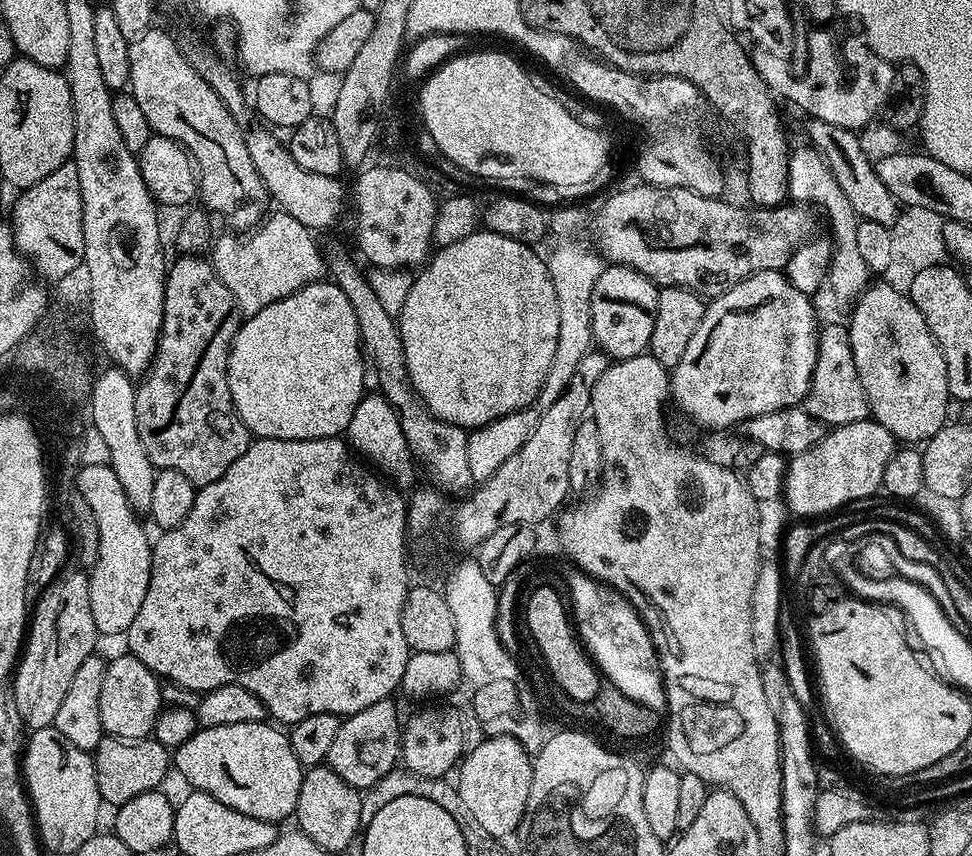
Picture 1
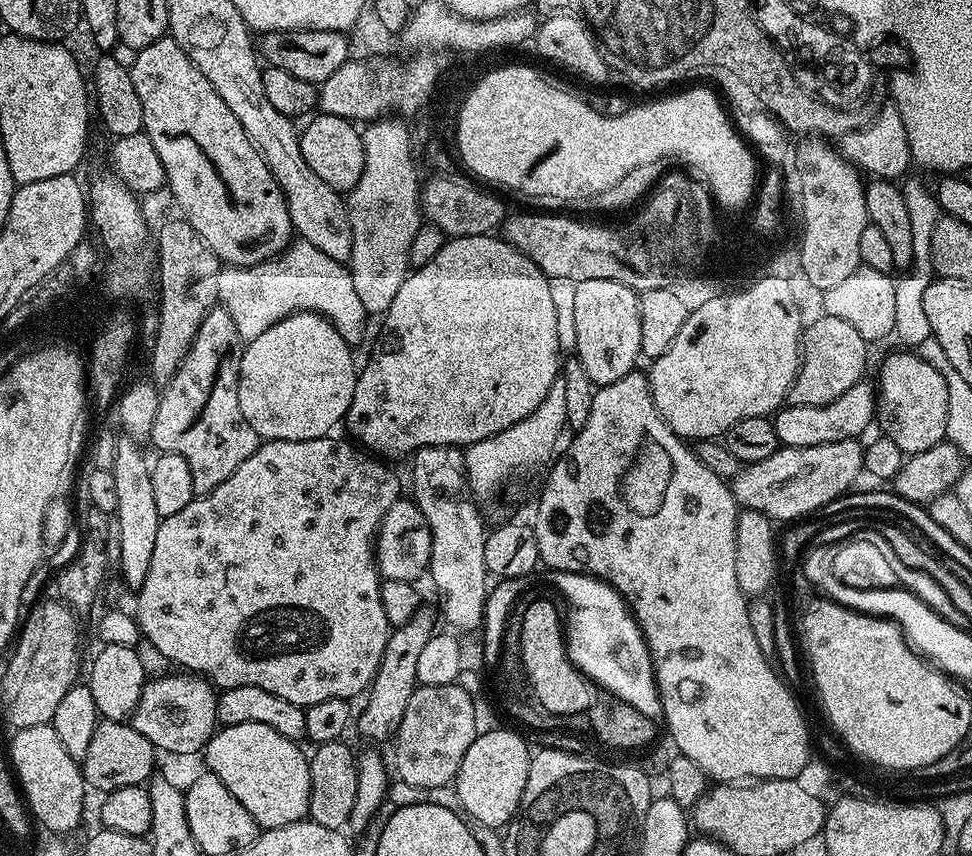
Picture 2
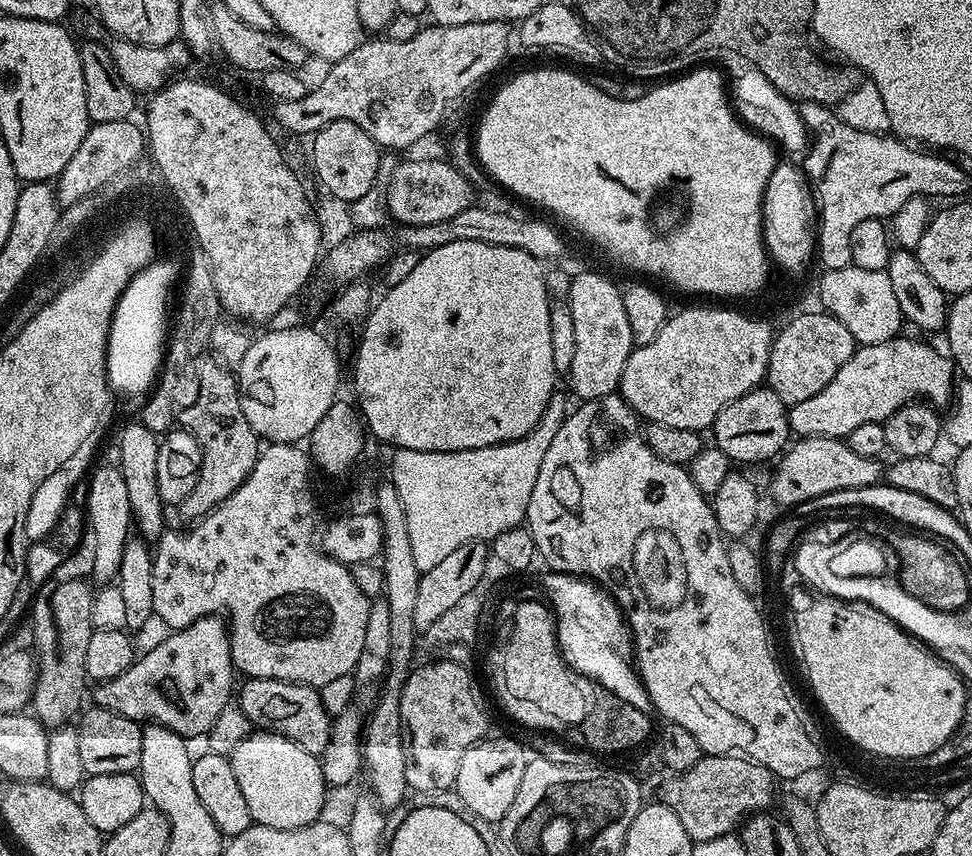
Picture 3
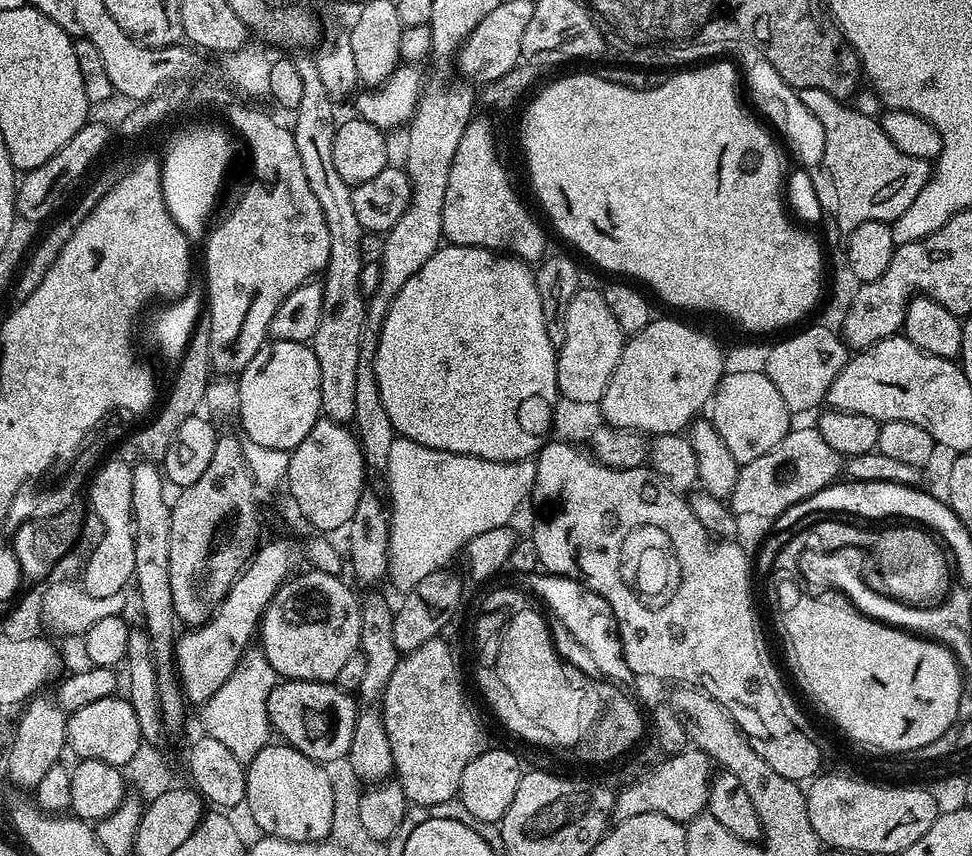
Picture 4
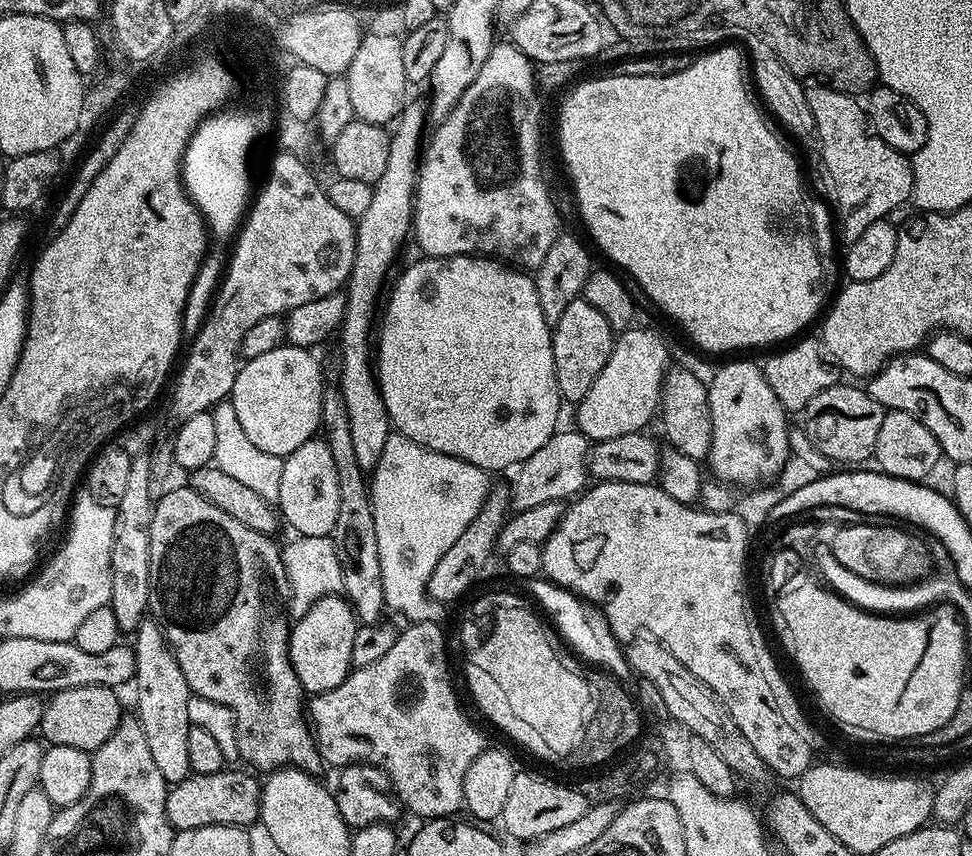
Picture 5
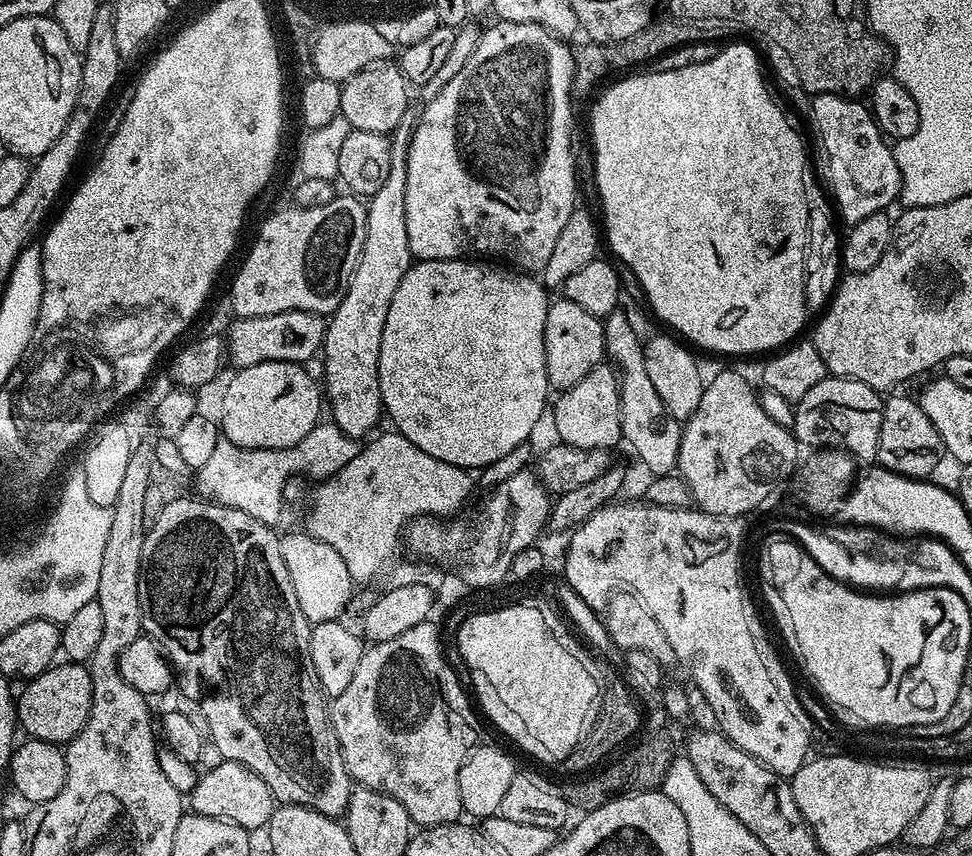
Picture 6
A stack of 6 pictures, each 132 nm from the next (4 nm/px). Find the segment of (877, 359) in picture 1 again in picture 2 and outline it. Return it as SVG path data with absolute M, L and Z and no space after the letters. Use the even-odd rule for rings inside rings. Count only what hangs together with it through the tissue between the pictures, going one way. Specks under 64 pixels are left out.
M899 350L892 352L880 364L880 388L878 384L878 428L879 431L904 452L905 457L922 454L931 447L938 446L946 440L947 426L947 384L942 376L930 364L924 361L915 351Z

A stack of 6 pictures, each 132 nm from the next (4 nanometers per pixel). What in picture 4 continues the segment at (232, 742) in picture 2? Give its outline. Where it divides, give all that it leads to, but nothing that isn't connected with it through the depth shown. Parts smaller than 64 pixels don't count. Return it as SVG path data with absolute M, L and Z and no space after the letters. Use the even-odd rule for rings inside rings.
M269 742L246 766L246 809L261 833L283 840L327 840L334 809L324 764L283 742Z

